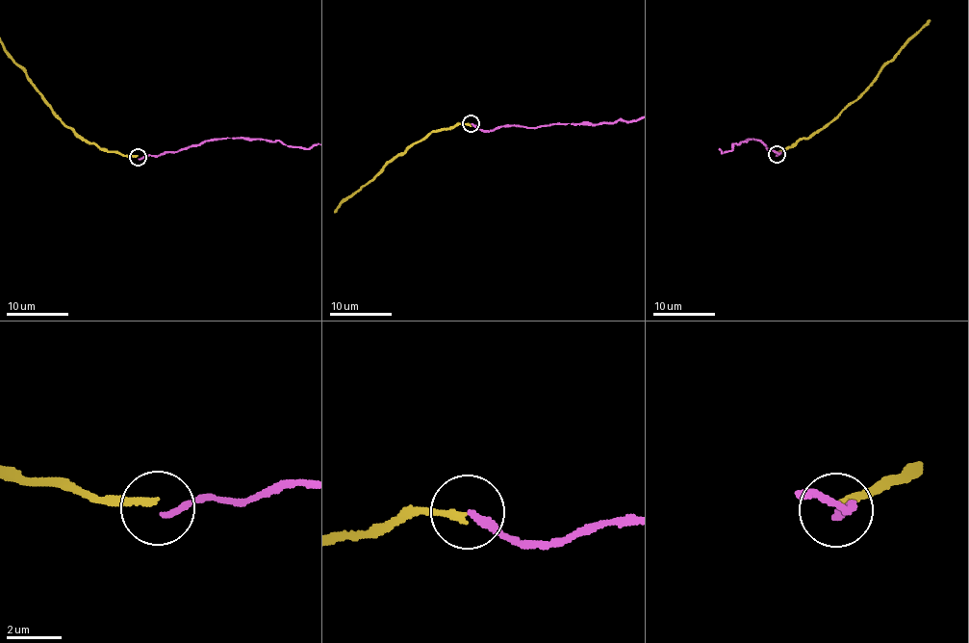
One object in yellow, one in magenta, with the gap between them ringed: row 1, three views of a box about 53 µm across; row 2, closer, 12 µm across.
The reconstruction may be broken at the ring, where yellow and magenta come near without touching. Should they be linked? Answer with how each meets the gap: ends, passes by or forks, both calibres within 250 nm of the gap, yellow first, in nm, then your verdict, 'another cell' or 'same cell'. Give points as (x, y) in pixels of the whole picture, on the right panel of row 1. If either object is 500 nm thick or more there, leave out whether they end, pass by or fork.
yellow ends | magenta ends | 240/240 nm | another cell

